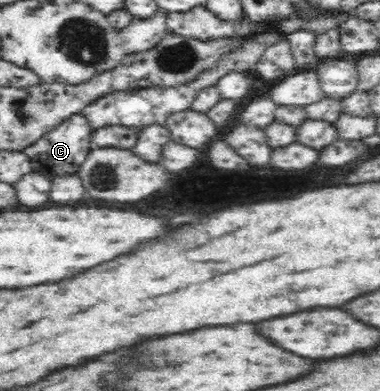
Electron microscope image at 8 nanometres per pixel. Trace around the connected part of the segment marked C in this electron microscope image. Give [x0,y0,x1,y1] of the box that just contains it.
[24,112,93,179]

